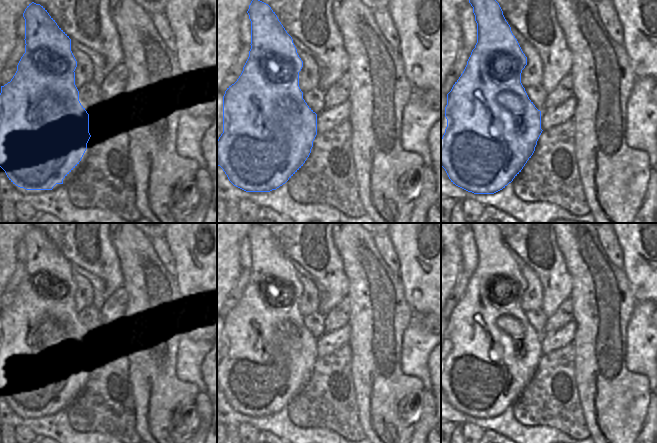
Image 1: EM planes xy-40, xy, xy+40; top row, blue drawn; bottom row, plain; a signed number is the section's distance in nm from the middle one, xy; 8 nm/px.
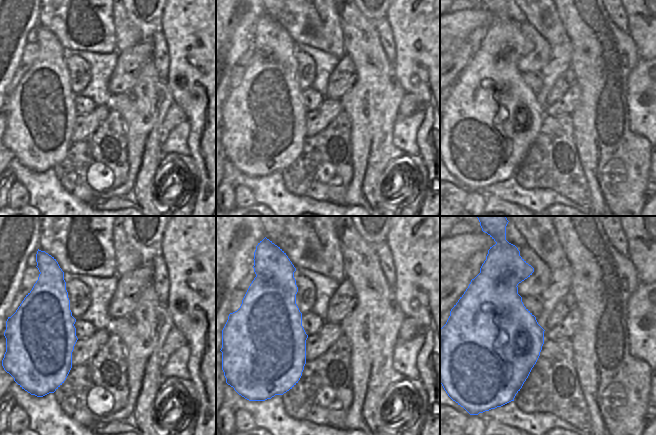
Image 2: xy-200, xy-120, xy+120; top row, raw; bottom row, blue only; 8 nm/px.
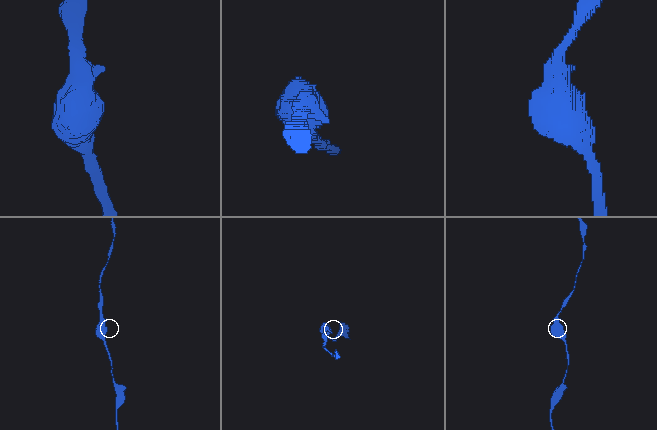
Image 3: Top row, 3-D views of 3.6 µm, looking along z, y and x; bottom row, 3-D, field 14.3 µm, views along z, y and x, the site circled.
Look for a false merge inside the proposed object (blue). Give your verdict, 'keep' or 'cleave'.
keep

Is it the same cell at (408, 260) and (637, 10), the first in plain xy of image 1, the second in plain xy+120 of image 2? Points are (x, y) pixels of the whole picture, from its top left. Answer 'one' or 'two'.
one

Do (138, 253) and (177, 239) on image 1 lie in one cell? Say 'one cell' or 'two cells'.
two cells

